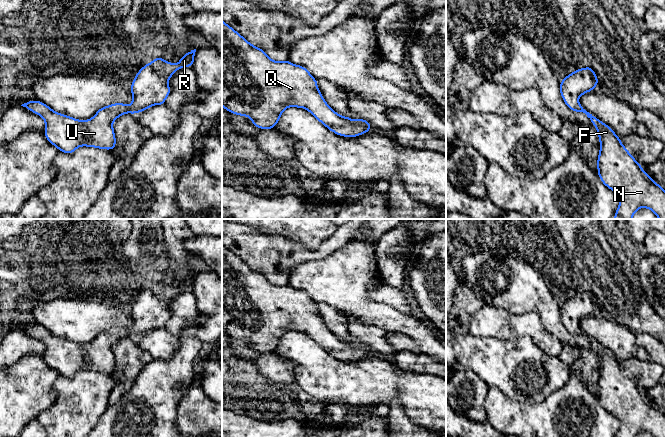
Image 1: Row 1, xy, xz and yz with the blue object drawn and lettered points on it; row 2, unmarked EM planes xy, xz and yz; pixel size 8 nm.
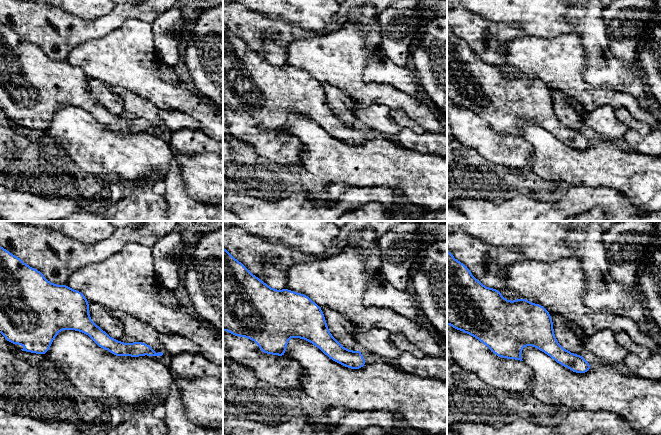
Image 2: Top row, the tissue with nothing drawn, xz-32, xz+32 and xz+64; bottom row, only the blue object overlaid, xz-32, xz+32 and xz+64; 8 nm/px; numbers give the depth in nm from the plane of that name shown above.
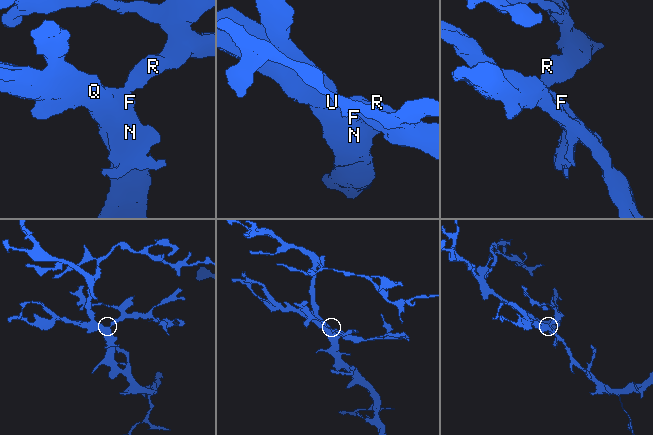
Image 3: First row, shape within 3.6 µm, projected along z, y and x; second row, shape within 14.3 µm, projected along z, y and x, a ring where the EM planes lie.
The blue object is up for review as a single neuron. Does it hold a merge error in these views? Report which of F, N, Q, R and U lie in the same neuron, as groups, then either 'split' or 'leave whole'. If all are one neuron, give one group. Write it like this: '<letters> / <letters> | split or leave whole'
F N Q R U | leave whole

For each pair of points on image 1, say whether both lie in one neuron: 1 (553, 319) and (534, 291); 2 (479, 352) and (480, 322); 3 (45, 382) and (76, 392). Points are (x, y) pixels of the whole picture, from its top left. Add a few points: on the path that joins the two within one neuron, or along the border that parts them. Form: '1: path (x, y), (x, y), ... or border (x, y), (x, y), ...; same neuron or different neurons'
1: path (549, 312), (538, 298); same neuron
2: border (468, 333), (474, 336), (496, 337), (502, 340); different neurons
3: border (59, 375), (54, 383), (55, 400), (47, 408); different neurons

